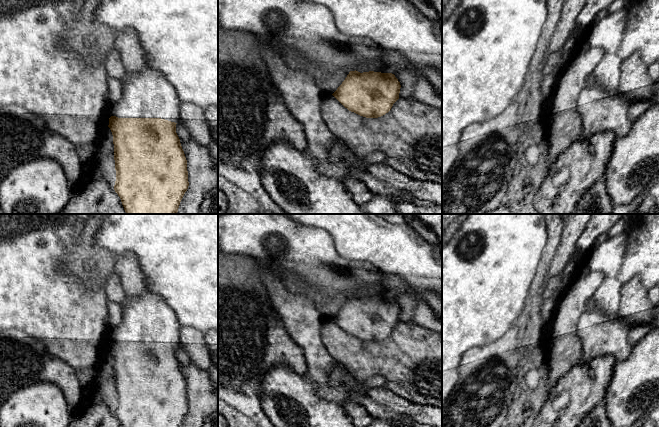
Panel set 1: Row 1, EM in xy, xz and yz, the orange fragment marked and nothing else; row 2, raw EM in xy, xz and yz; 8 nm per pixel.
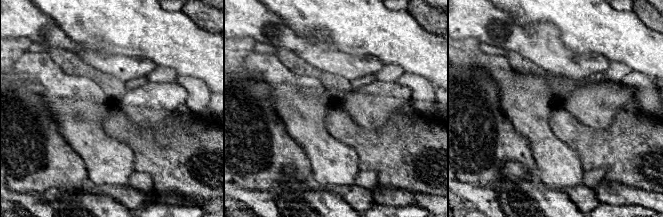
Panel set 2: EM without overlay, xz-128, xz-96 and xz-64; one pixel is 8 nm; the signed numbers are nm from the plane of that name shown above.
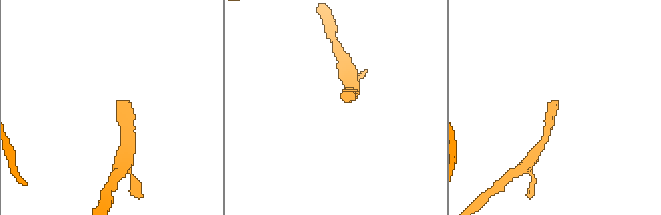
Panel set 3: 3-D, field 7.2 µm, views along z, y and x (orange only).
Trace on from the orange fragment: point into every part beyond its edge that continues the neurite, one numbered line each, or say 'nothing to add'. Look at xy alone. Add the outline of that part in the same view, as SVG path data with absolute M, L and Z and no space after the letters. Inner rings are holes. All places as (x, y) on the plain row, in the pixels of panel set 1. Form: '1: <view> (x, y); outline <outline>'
1: xy (148, 318); outline M145 285L145 292L136 299L125 296L122 320L112 330L110 340L118 342L161 342L171 346L184 345L180 339L180 324L172 308L158 295L150 292Z

